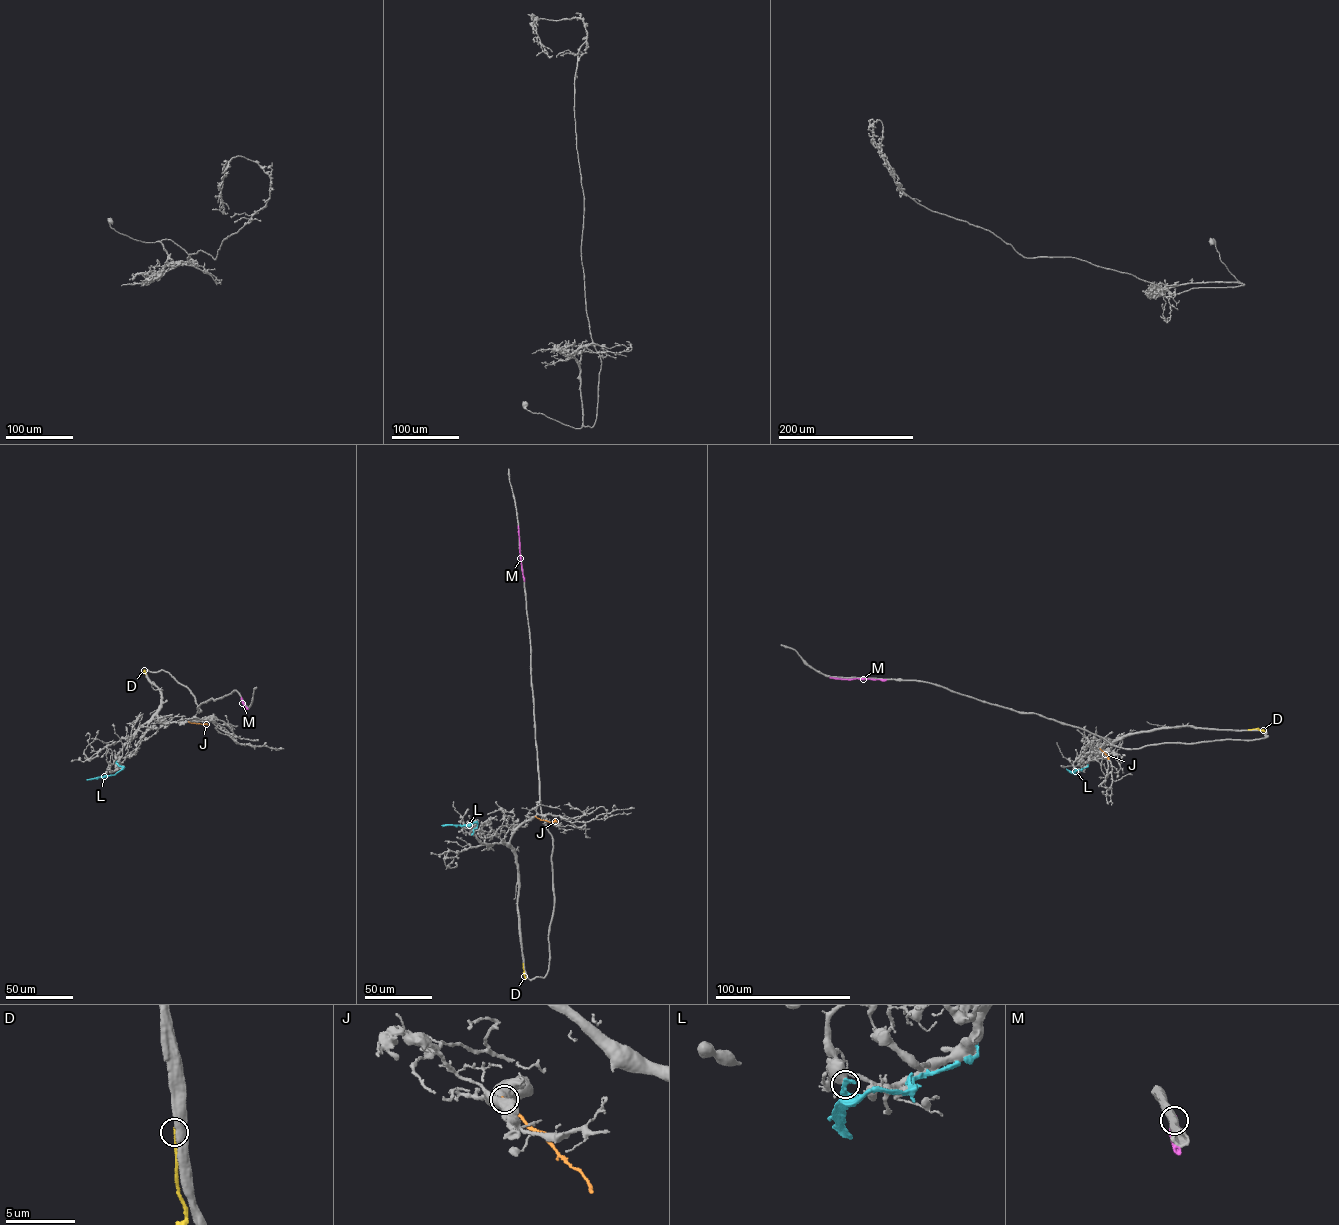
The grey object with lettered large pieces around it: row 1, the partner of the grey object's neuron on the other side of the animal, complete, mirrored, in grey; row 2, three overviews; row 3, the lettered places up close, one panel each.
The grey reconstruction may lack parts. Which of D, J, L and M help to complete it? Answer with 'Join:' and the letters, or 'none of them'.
Join: none of them

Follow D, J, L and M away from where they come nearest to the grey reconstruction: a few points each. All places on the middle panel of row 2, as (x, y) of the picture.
D: (523, 963), (525, 979)
J: (535, 816), (557, 821)
L: (476, 821), (468, 825), (441, 825)
M: (524, 580), (518, 526)

